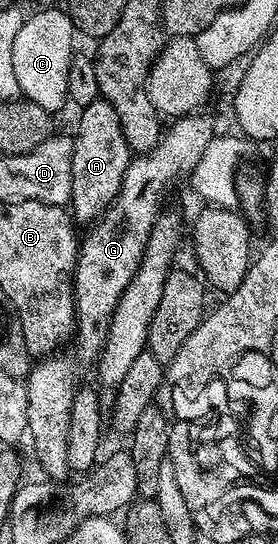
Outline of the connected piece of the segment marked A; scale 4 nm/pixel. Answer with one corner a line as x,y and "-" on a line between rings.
105,100
82,106
79,126
73,132
75,150
71,156
73,191
69,202
70,212
80,226
87,227
102,217
104,211
117,199
125,171
132,159
131,148
125,139
117,111

